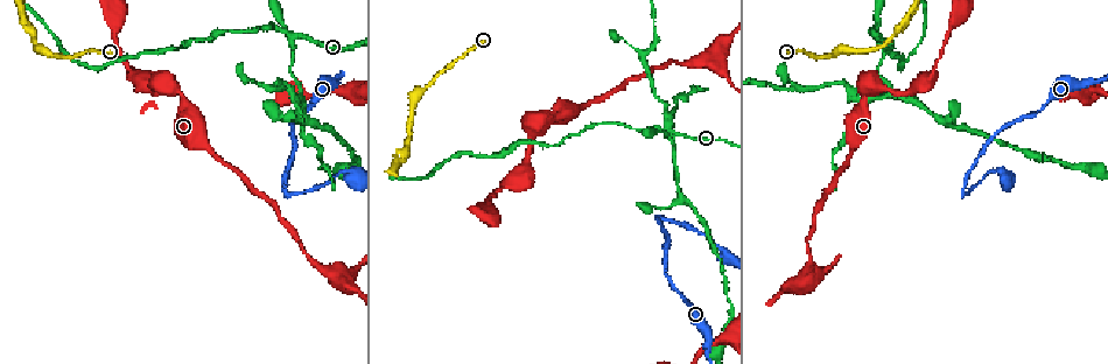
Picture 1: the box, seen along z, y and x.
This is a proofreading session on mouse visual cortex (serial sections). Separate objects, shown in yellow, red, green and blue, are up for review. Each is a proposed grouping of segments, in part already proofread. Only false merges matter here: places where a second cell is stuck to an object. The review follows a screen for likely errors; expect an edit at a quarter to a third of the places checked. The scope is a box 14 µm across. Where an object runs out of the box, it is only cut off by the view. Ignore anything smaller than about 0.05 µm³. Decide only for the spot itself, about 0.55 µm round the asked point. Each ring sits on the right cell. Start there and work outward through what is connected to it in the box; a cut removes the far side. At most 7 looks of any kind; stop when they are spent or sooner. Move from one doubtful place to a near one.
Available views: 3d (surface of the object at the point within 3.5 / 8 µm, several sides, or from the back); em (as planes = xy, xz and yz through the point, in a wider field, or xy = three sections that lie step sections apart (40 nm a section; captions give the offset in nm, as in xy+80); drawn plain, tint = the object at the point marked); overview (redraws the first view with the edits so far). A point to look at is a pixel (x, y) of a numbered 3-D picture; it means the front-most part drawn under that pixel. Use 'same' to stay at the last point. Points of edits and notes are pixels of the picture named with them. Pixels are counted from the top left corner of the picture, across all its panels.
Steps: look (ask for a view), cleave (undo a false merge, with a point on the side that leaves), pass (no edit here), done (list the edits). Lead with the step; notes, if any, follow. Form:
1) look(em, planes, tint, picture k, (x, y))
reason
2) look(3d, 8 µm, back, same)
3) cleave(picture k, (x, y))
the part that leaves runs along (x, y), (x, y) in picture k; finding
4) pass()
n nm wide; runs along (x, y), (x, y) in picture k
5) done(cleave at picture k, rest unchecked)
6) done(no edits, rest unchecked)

look(3d, 3.5 µm, picture 1, (115, 28))
three-way junction

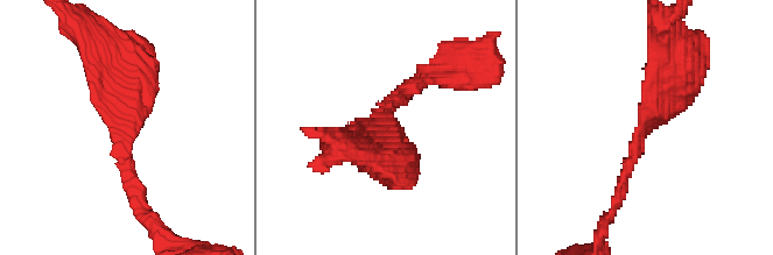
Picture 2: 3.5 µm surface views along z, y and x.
look(em, xy, step 5, tint, picture 2, (129, 123))
now the EM

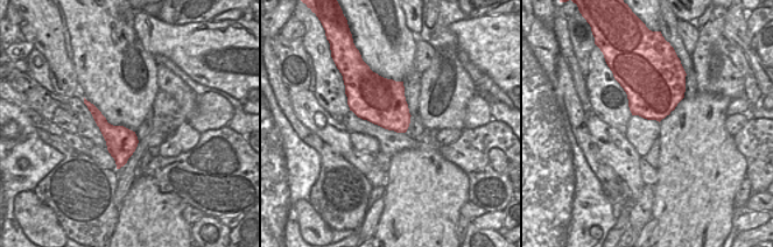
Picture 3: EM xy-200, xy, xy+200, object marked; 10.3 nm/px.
look(em, planes, tint, same)
another direction

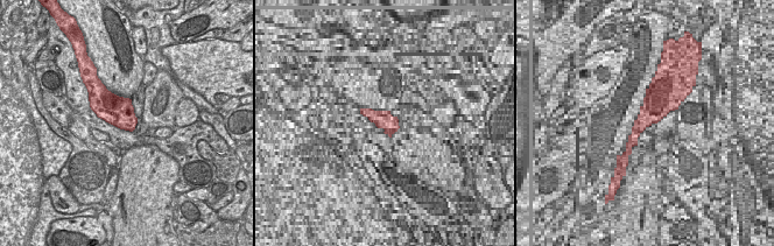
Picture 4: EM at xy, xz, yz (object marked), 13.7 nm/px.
pass()
runs along (622, 192), (679, 61) in picture 2; one cell here

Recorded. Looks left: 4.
look(3d, 3.5 µm, picture 1, (285, 185))
abrupt turn

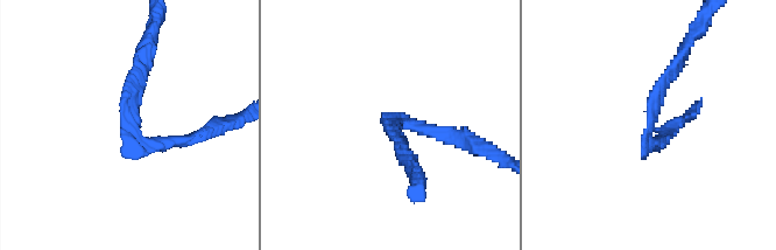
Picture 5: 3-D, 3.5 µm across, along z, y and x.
cleave(picture 5, (441, 132))
arms of 150, 200 nm; the part that leaves runs along (404, 125), (465, 137), (501, 155) in picture 5; two cells meet here

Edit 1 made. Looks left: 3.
look(3d, 3.5 µm, picture 1, (296, 35))
two arms at a narrow angle

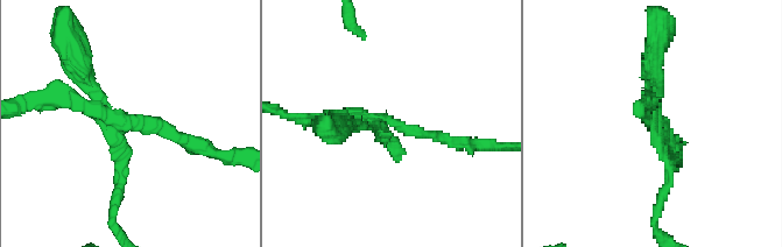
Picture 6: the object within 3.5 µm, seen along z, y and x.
look(em, xy, step 5, tint, picture 6, (383, 116))
shape alone is not enough

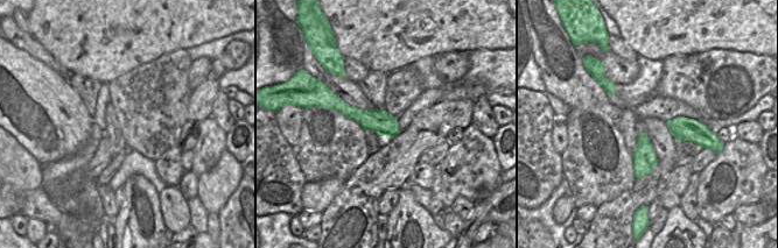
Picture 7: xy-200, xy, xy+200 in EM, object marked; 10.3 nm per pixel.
cleave(picture 6, (70, 44))
4 arms; the part that leaves runs along (115, 132), (115, 232) in picture 6; two cells meet here

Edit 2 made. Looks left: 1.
done(cleave at picture 5, cleave at picture 6, rest unchecked)

